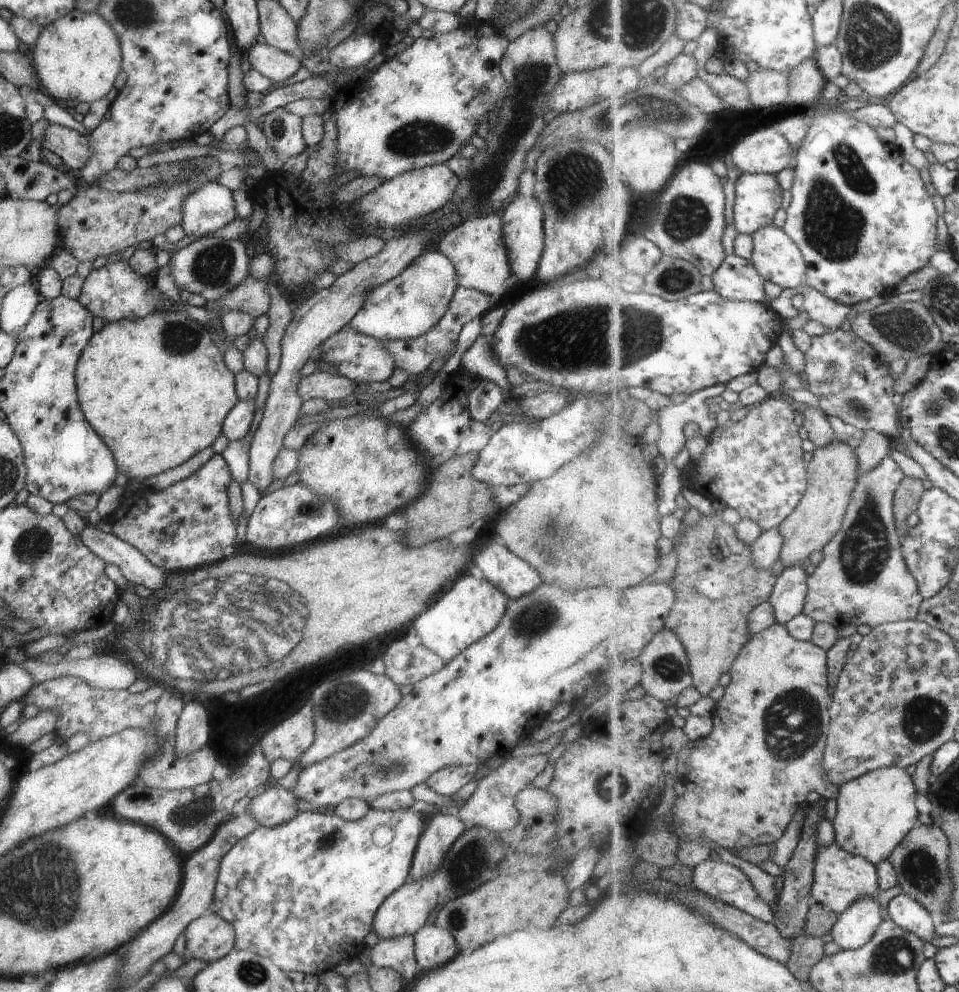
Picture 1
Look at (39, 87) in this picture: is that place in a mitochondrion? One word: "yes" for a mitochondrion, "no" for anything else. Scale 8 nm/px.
no

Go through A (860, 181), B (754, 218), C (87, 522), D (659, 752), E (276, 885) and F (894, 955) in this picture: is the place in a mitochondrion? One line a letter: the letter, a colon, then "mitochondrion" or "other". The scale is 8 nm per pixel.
A: mitochondrion
B: other
C: other
D: other
E: other
F: mitochondrion

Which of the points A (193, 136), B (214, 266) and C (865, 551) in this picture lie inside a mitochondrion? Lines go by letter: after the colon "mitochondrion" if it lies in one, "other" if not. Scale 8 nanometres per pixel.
A: other
B: mitochondrion
C: mitochondrion

